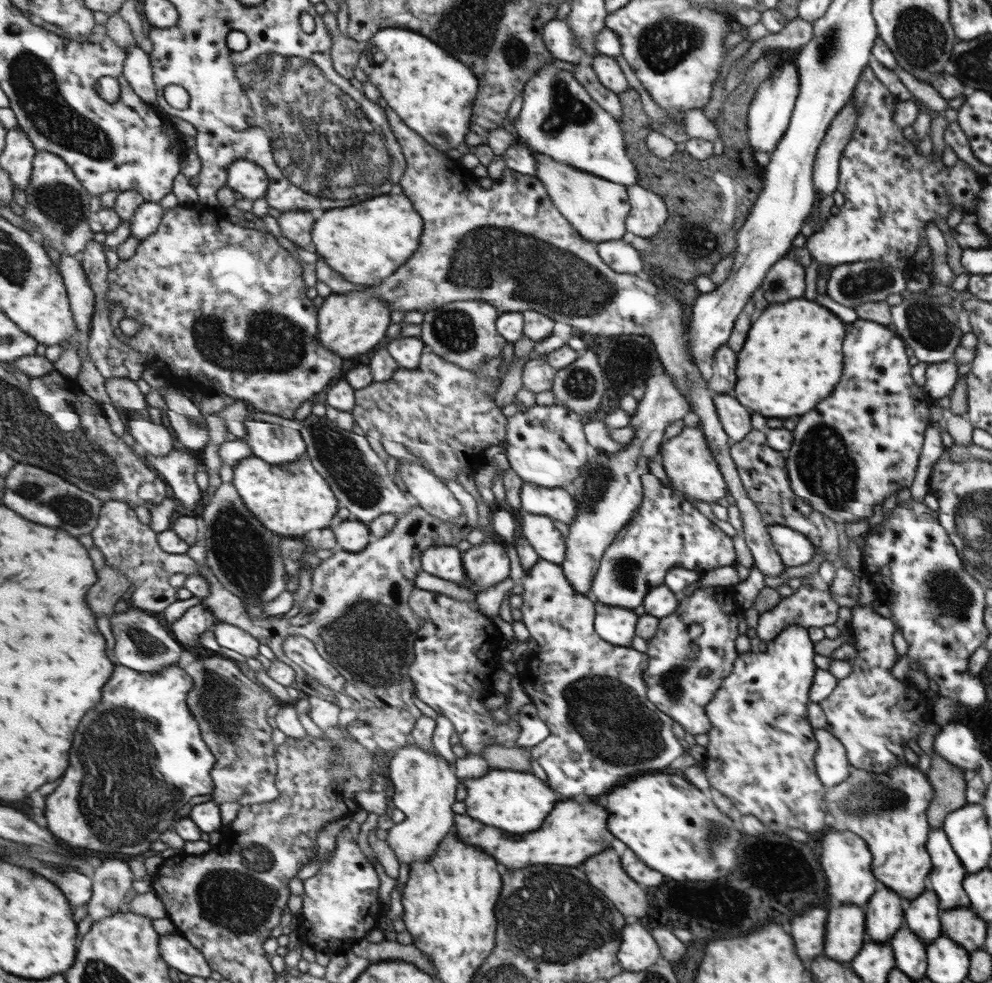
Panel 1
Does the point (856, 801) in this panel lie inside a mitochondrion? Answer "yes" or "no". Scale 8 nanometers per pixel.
yes

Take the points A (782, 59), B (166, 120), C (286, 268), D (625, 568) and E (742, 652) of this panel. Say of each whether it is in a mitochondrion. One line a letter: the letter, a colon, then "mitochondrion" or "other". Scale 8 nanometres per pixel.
A: other
B: other
C: other
D: mitochondrion
E: other

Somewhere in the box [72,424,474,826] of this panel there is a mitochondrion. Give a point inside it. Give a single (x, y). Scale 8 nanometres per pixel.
(369, 639)

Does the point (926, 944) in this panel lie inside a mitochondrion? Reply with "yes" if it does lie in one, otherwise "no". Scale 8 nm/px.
no

